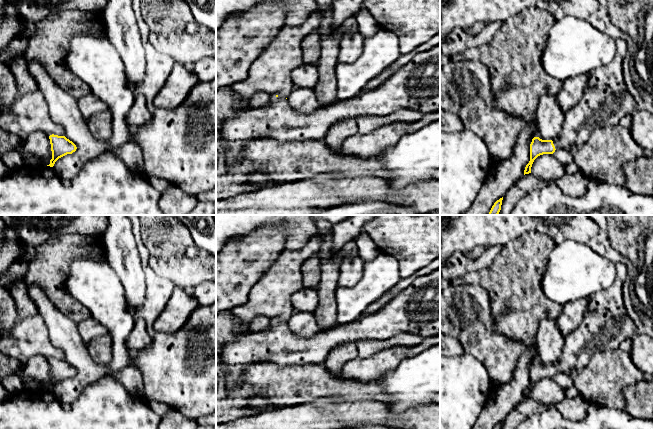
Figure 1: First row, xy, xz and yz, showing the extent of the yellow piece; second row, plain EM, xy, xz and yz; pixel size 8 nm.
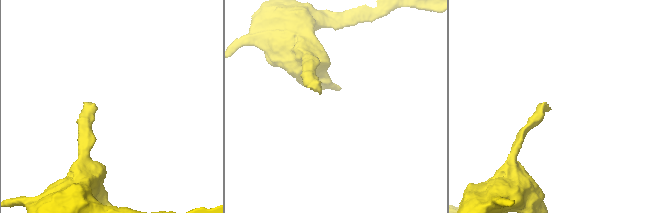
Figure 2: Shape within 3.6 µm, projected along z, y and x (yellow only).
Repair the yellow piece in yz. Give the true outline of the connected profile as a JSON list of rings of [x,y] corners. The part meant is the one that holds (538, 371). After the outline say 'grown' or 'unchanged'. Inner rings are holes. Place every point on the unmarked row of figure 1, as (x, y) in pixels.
[[[614,263],[616,277],[612,285],[589,298],[581,323],[564,338],[562,353],[553,364],[534,361],[530,368],[530,385],[524,399],[531,397],[534,384],[543,378],[553,378],[556,373],[569,373],[574,368],[585,367],[597,351],[616,350],[622,341],[637,335],[635,323],[624,306],[622,287],[627,277],[627,267]]]; grown

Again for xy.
[[[52,358],[49,360],[49,363],[51,368],[52,383],[50,384],[50,388],[47,390],[53,391],[59,382],[67,378],[72,378],[77,373],[76,369],[65,360]]]; unchanged

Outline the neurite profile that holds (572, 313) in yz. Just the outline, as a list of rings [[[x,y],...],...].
[[[581,298],[562,306],[562,312],[557,318],[557,325],[564,338],[581,323],[588,301],[589,298]]]

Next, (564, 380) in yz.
[[[556,373],[553,379],[564,390],[574,386],[573,380],[569,373]]]

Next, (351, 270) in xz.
[[[358,255],[344,258],[339,270],[338,286],[351,288],[358,284],[363,276],[364,262]]]

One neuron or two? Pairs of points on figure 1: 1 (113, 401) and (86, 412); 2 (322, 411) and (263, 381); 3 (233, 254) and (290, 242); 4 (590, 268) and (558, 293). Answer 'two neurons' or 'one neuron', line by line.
1: one neuron
2: two neurons
3: two neurons
4: one neuron

